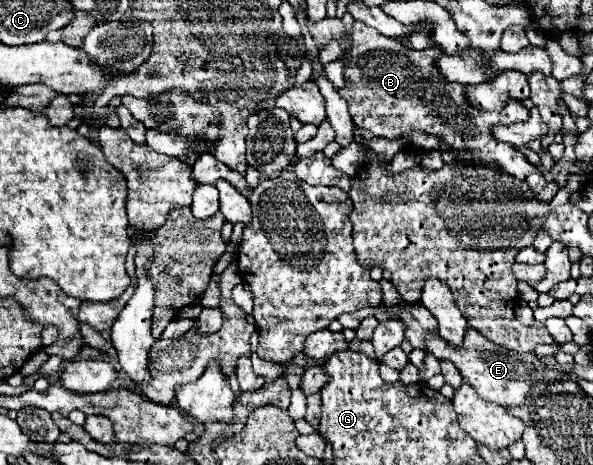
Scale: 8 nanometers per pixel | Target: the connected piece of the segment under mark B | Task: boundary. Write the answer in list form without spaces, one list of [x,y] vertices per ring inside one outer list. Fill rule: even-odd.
[[[328,16],[322,22],[318,22],[316,26],[308,26],[308,28],[310,28],[310,34],[318,42],[320,48],[324,48],[330,40],[338,40],[340,44],[350,42],[350,46],[344,48],[344,56],[338,58],[340,62],[344,62],[344,78],[346,78],[346,86],[340,88],[338,94],[346,98],[348,108],[350,108],[350,116],[358,128],[364,128],[364,130],[372,132],[374,136],[388,138],[388,140],[404,138],[404,134],[408,134],[408,132],[436,134],[442,142],[448,142],[448,148],[440,150],[446,166],[460,170],[460,168],[472,164],[472,166],[484,166],[490,170],[500,170],[500,172],[512,174],[518,180],[524,180],[530,186],[530,190],[534,192],[534,198],[540,200],[542,204],[548,204],[554,198],[554,194],[560,188],[558,182],[554,182],[554,180],[546,182],[546,178],[540,174],[540,170],[534,164],[530,164],[518,148],[514,148],[512,144],[506,144],[506,142],[498,142],[492,134],[492,128],[496,128],[496,126],[510,126],[516,122],[526,122],[530,118],[530,110],[522,104],[522,100],[510,98],[500,112],[484,112],[484,110],[474,108],[466,98],[466,84],[444,80],[444,76],[438,68],[438,60],[444,56],[440,46],[432,46],[426,50],[412,50],[394,38],[384,38],[384,36],[376,34],[376,30],[366,26],[364,22],[354,22],[352,32],[348,34],[342,20],[328,18]],[[458,154],[468,154],[474,158],[474,162],[458,160]]]

